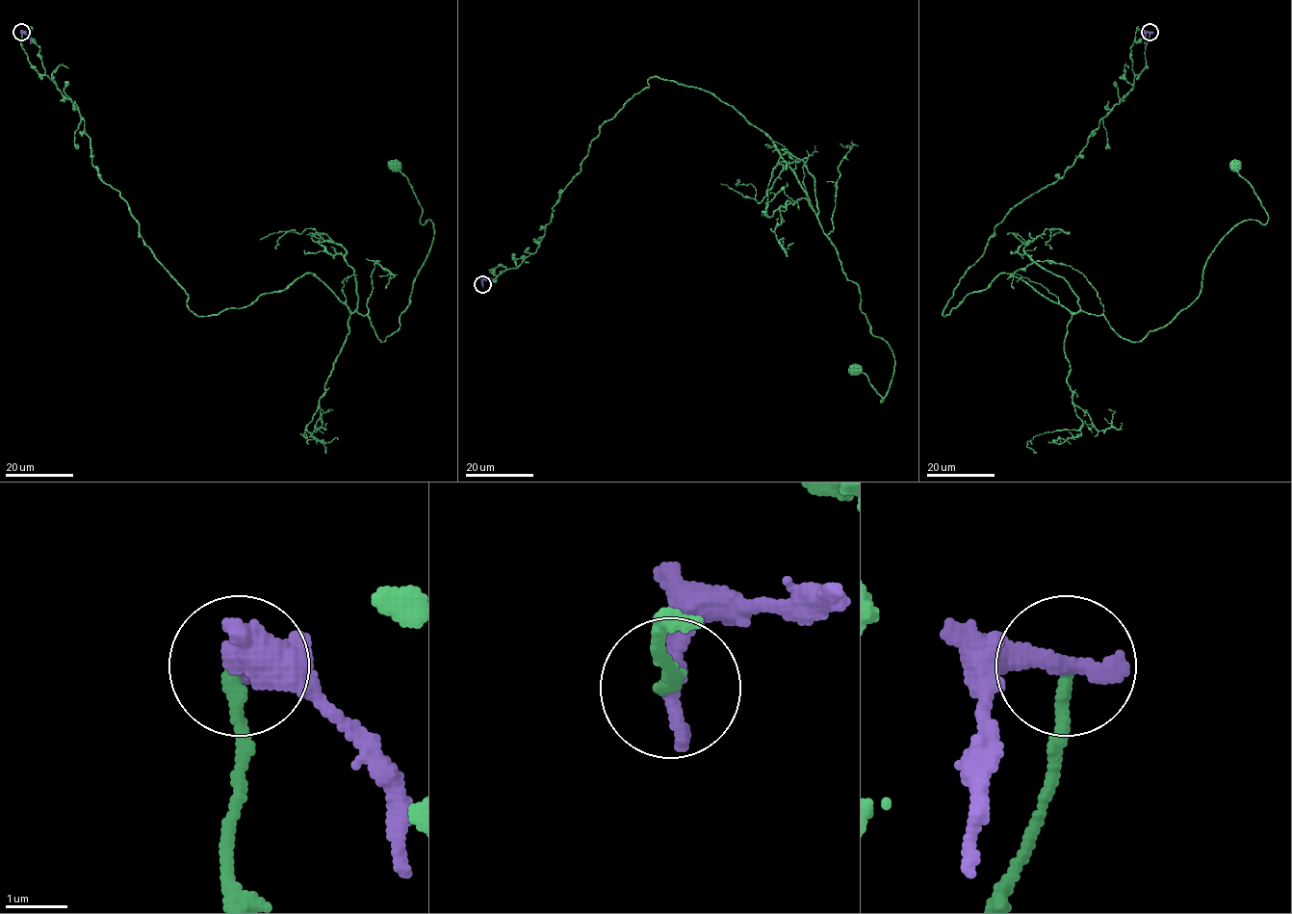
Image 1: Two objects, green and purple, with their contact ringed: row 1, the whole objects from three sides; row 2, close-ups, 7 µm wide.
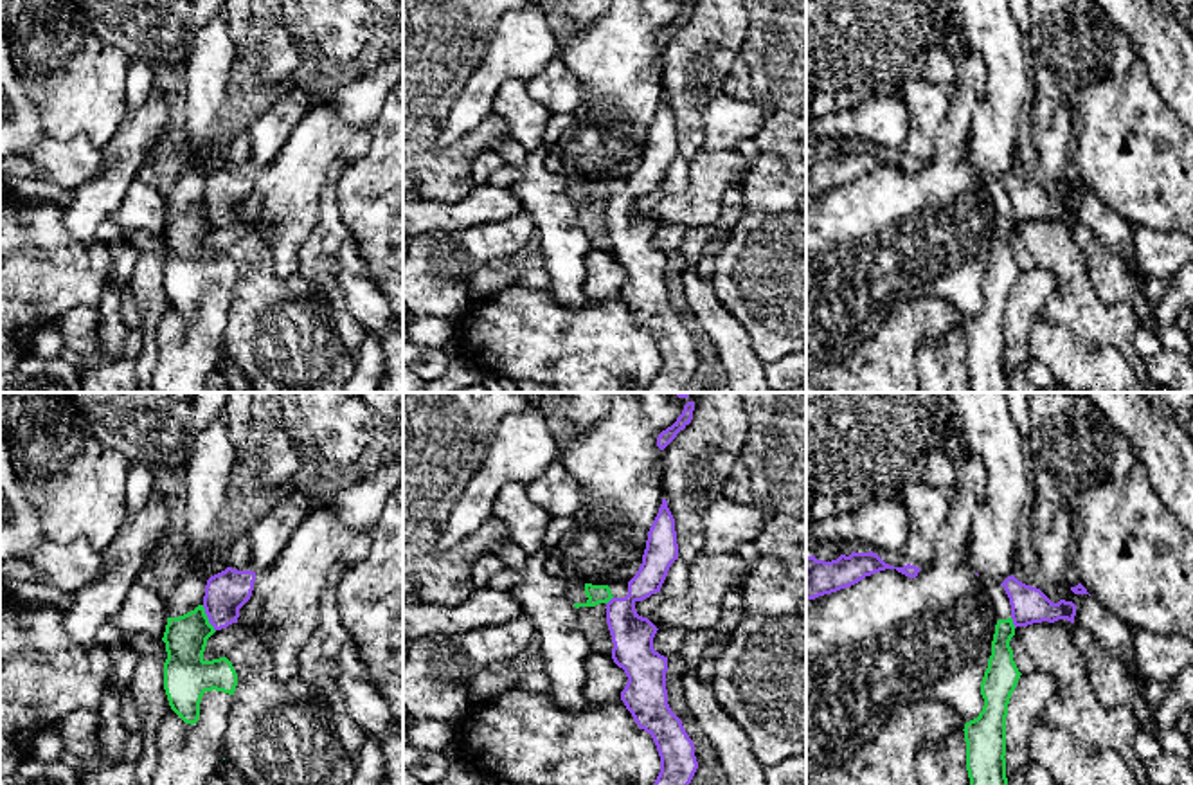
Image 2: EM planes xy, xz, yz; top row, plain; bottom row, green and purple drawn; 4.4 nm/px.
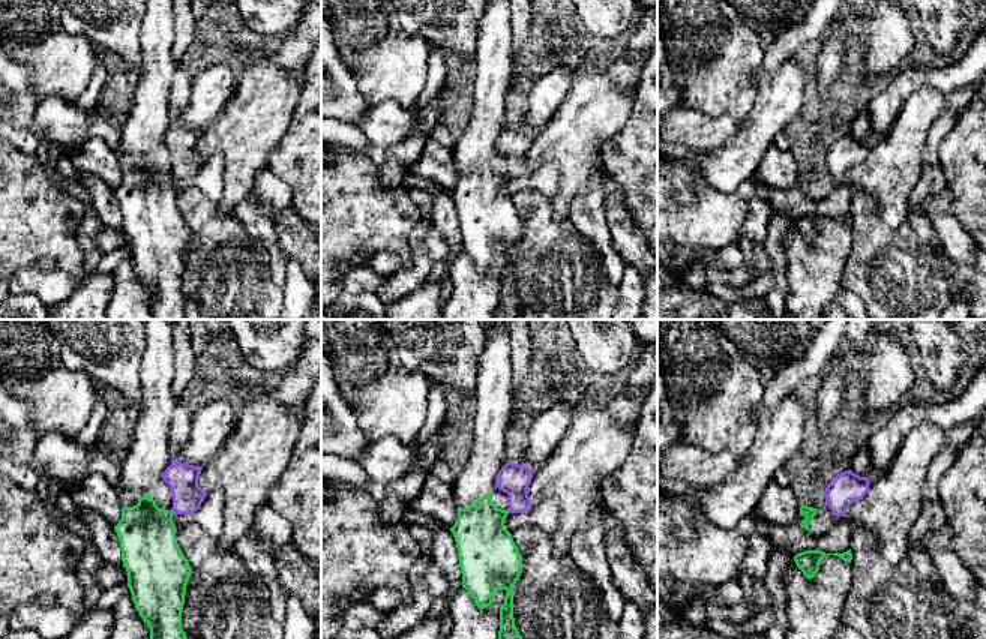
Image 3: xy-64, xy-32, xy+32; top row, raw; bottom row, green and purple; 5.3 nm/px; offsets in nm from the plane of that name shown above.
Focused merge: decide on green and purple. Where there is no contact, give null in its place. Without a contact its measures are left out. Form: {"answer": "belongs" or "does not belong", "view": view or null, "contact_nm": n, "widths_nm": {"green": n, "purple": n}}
{"answer": "does not belong", "view": "xy", "contact_nm": 130, "widths_nm": {"green": 190, "purple": 190}}

